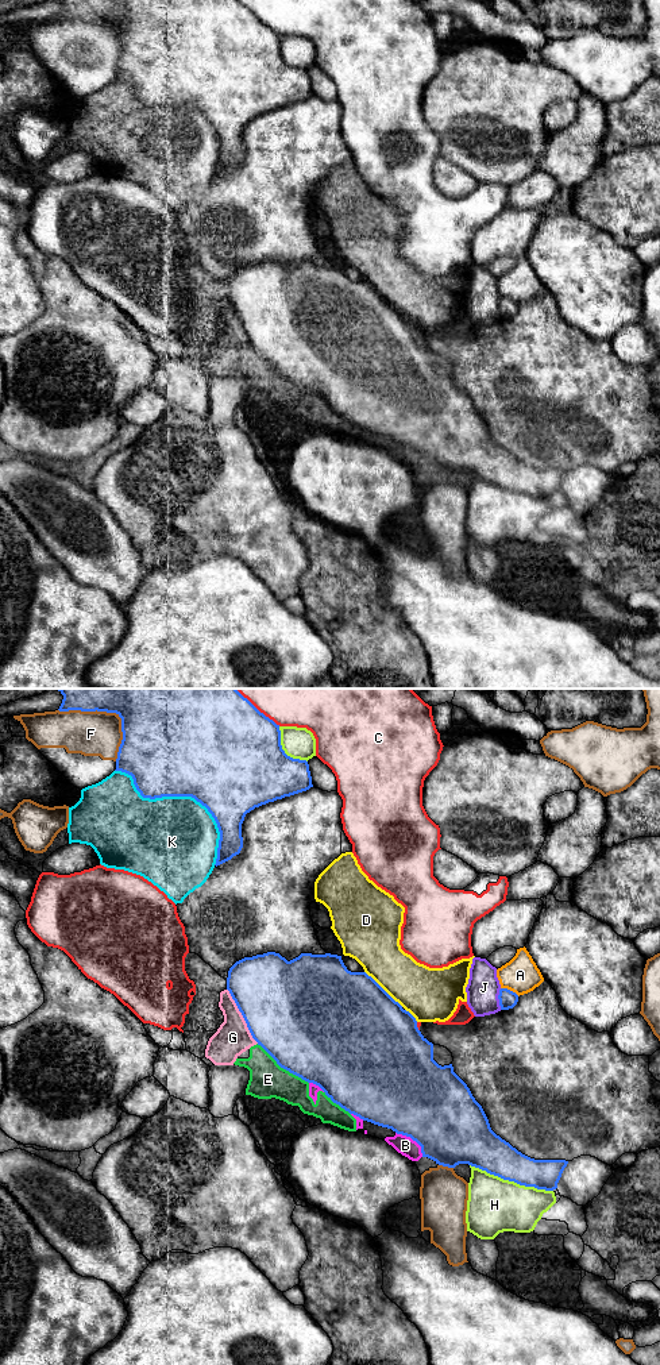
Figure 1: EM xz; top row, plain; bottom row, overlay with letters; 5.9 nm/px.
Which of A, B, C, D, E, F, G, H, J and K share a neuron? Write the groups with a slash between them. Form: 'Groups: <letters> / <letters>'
Groups: A / B E G / C / D / F / H / J / K

